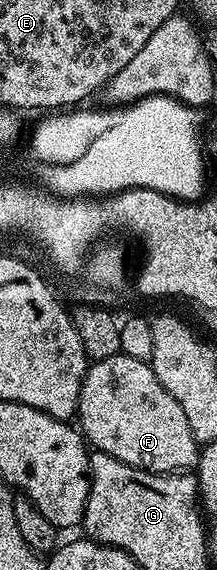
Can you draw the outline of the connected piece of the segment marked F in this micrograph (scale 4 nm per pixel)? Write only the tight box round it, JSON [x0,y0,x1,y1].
[76,354,200,474]

